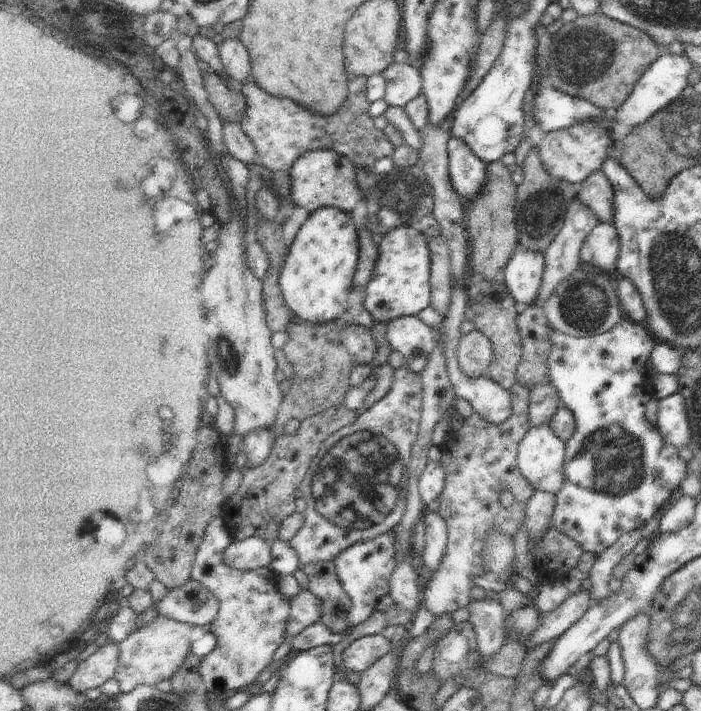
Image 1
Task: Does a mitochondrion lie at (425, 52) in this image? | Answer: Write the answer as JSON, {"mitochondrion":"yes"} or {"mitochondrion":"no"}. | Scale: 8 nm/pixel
{"mitochondrion":"no"}

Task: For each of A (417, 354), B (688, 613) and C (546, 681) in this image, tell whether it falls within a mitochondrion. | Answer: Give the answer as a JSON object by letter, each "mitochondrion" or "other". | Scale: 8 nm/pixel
{"A":"mitochondrion","B":"mitochondrion","C":"other"}

